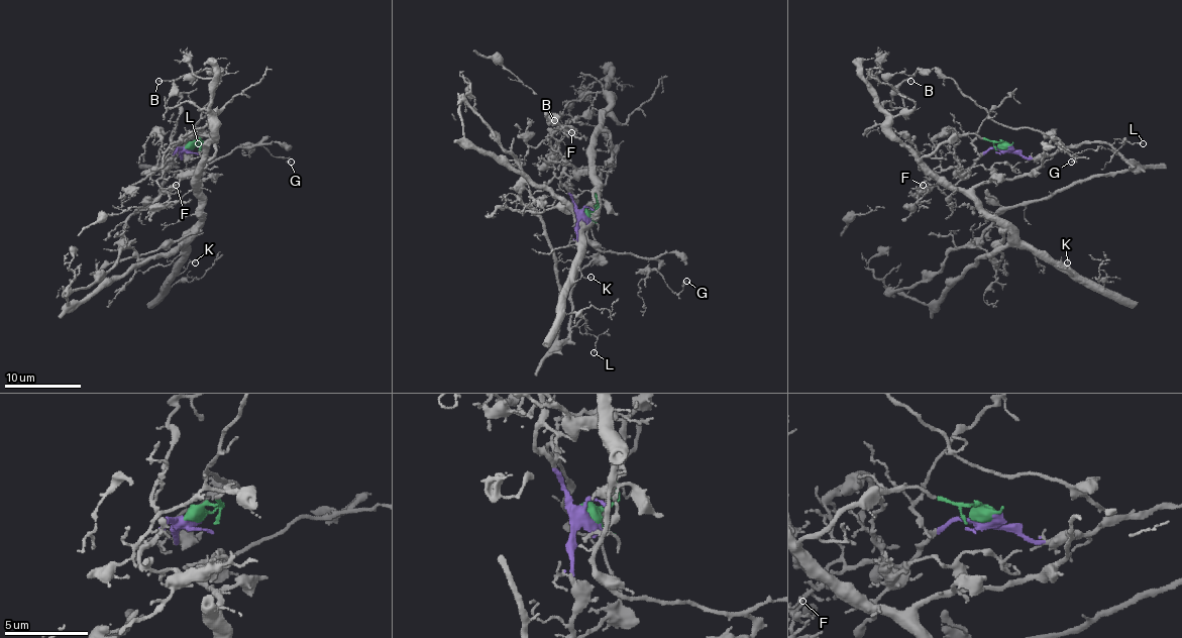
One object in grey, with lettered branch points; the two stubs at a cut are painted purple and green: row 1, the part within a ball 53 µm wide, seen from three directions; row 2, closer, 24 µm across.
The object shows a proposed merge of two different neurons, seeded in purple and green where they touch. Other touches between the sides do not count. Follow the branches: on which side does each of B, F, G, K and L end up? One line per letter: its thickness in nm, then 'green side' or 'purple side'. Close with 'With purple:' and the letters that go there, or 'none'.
B: 130 nm | purple side
F: 120 nm | purple side
G: 130 nm | green side
K: 120 nm | green side
L: 110 nm | purple side
With purple: B, F, L

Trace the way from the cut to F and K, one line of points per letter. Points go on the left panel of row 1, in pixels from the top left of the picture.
F: (188, 146), (177, 150), (166, 164), (168, 170), (157, 181), (166, 189), (177, 185)
K: (190, 146), (205, 133), (215, 142), (198, 175), (200, 230), (183, 267), (196, 262)

